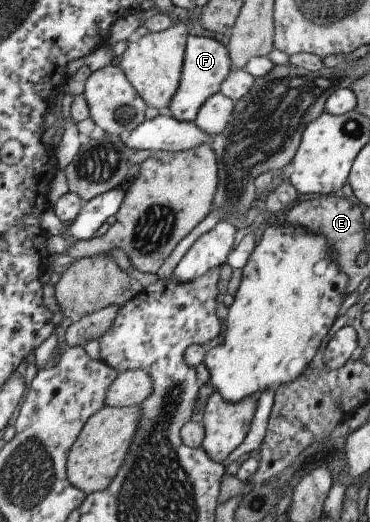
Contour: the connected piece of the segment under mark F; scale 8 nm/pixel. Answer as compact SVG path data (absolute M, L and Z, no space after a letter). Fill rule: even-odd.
M187 36L178 88L172 95L165 113L177 121L193 122L202 102L219 92L220 83L227 77L229 70L228 49L219 41L203 36Z

